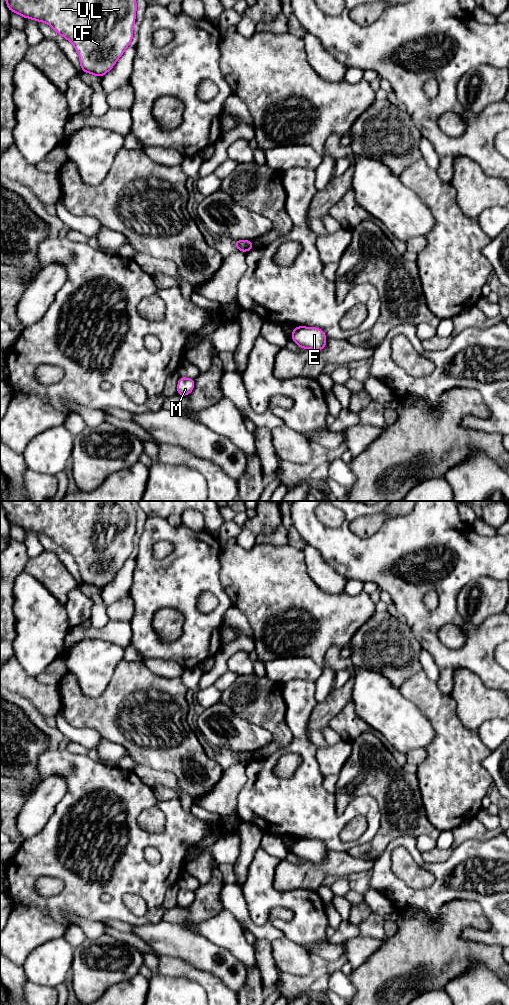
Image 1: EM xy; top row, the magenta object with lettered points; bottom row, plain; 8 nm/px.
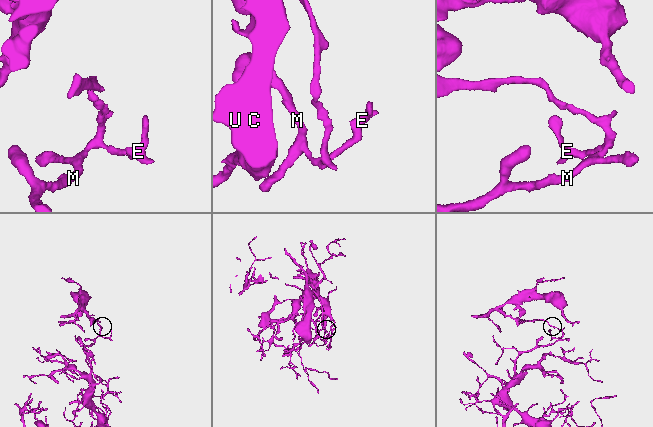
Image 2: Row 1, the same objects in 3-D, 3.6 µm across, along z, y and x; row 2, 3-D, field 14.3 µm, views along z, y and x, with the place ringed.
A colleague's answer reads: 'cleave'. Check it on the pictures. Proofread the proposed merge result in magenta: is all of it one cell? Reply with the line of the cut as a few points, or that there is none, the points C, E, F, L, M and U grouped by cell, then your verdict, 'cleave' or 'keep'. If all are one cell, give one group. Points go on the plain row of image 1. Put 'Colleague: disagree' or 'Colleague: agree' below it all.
cut in xy along (241, 752), (238, 761); C F L U / E M; cleave
Colleague: agree

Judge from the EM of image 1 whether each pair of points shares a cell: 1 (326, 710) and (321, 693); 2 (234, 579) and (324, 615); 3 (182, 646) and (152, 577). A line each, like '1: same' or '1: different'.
1: different
2: same
3: same

